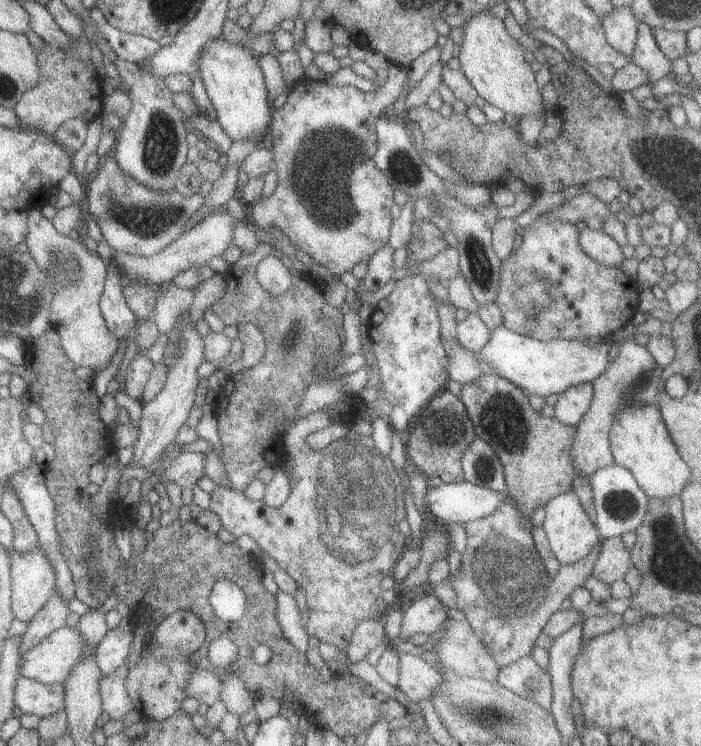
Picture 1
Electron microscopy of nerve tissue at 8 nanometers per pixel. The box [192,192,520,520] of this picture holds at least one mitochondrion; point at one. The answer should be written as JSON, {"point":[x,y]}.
{"point":[499,420]}

